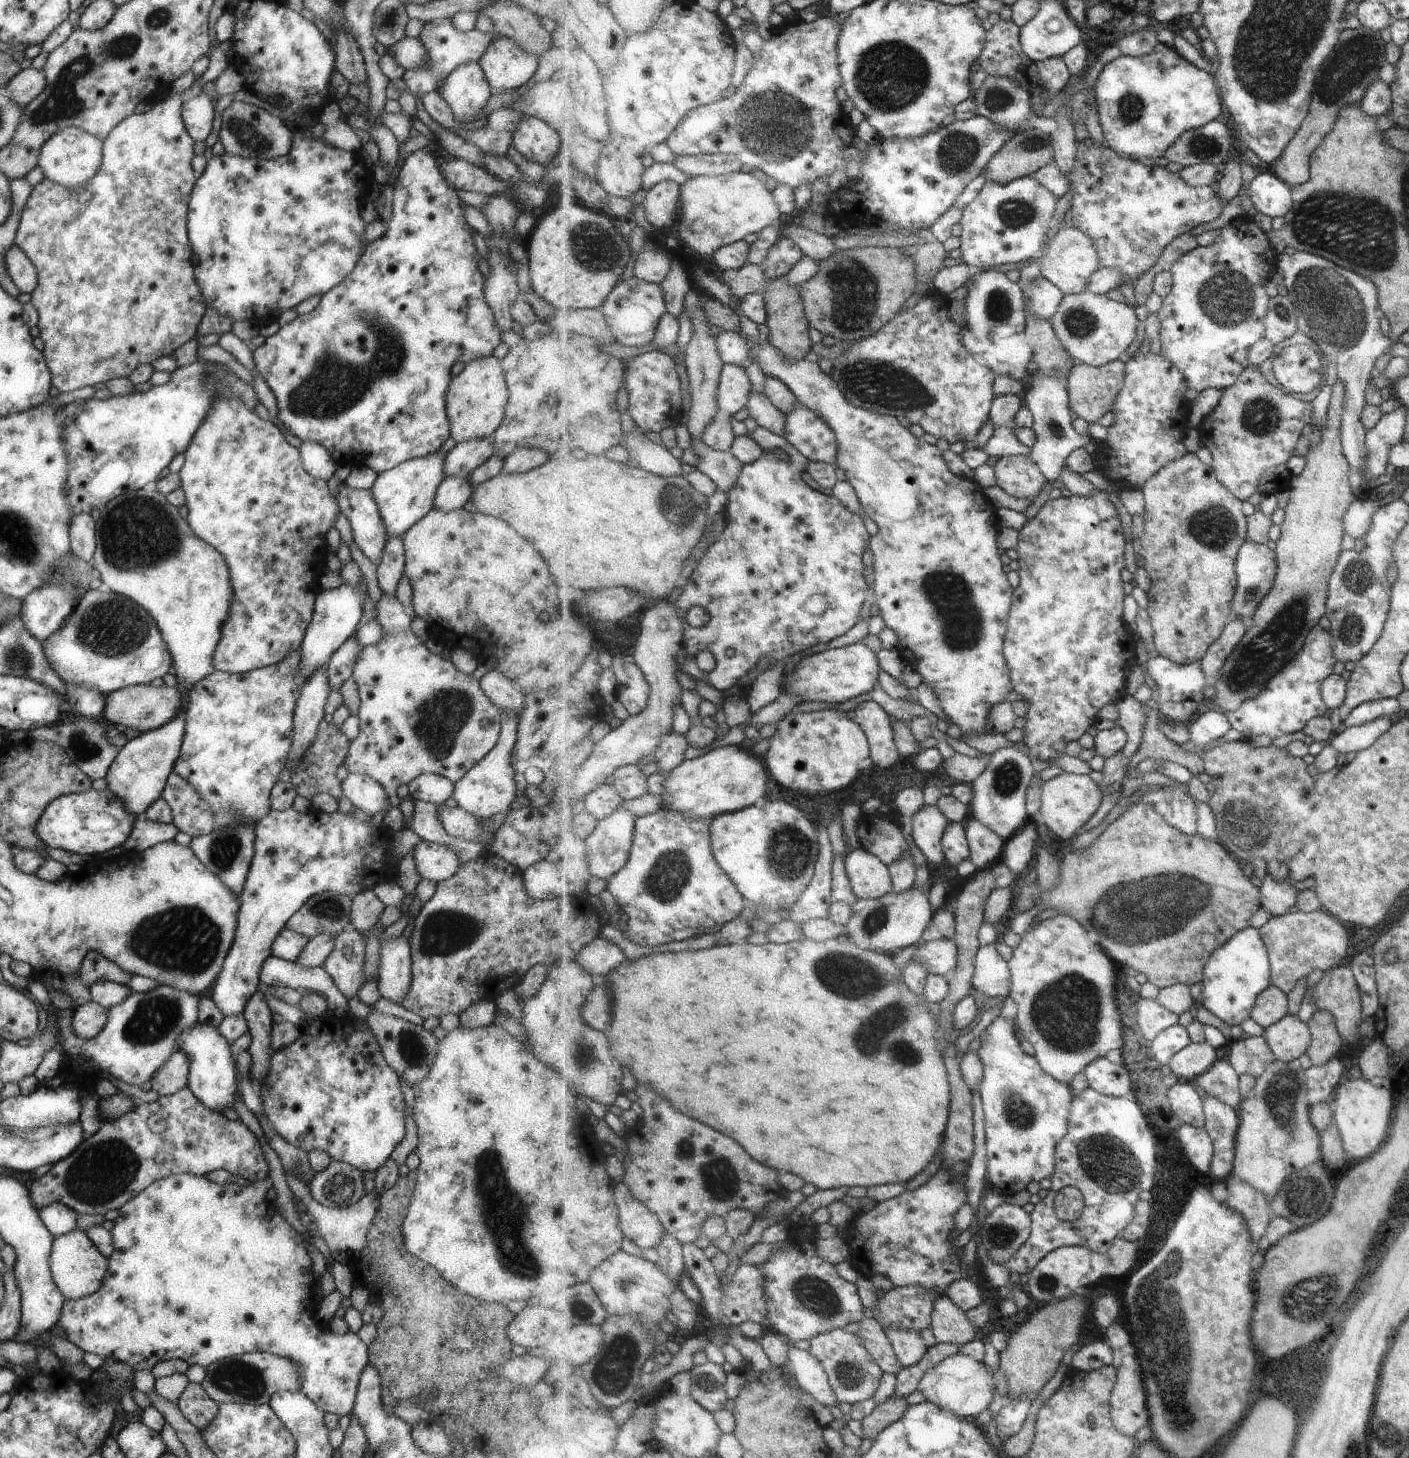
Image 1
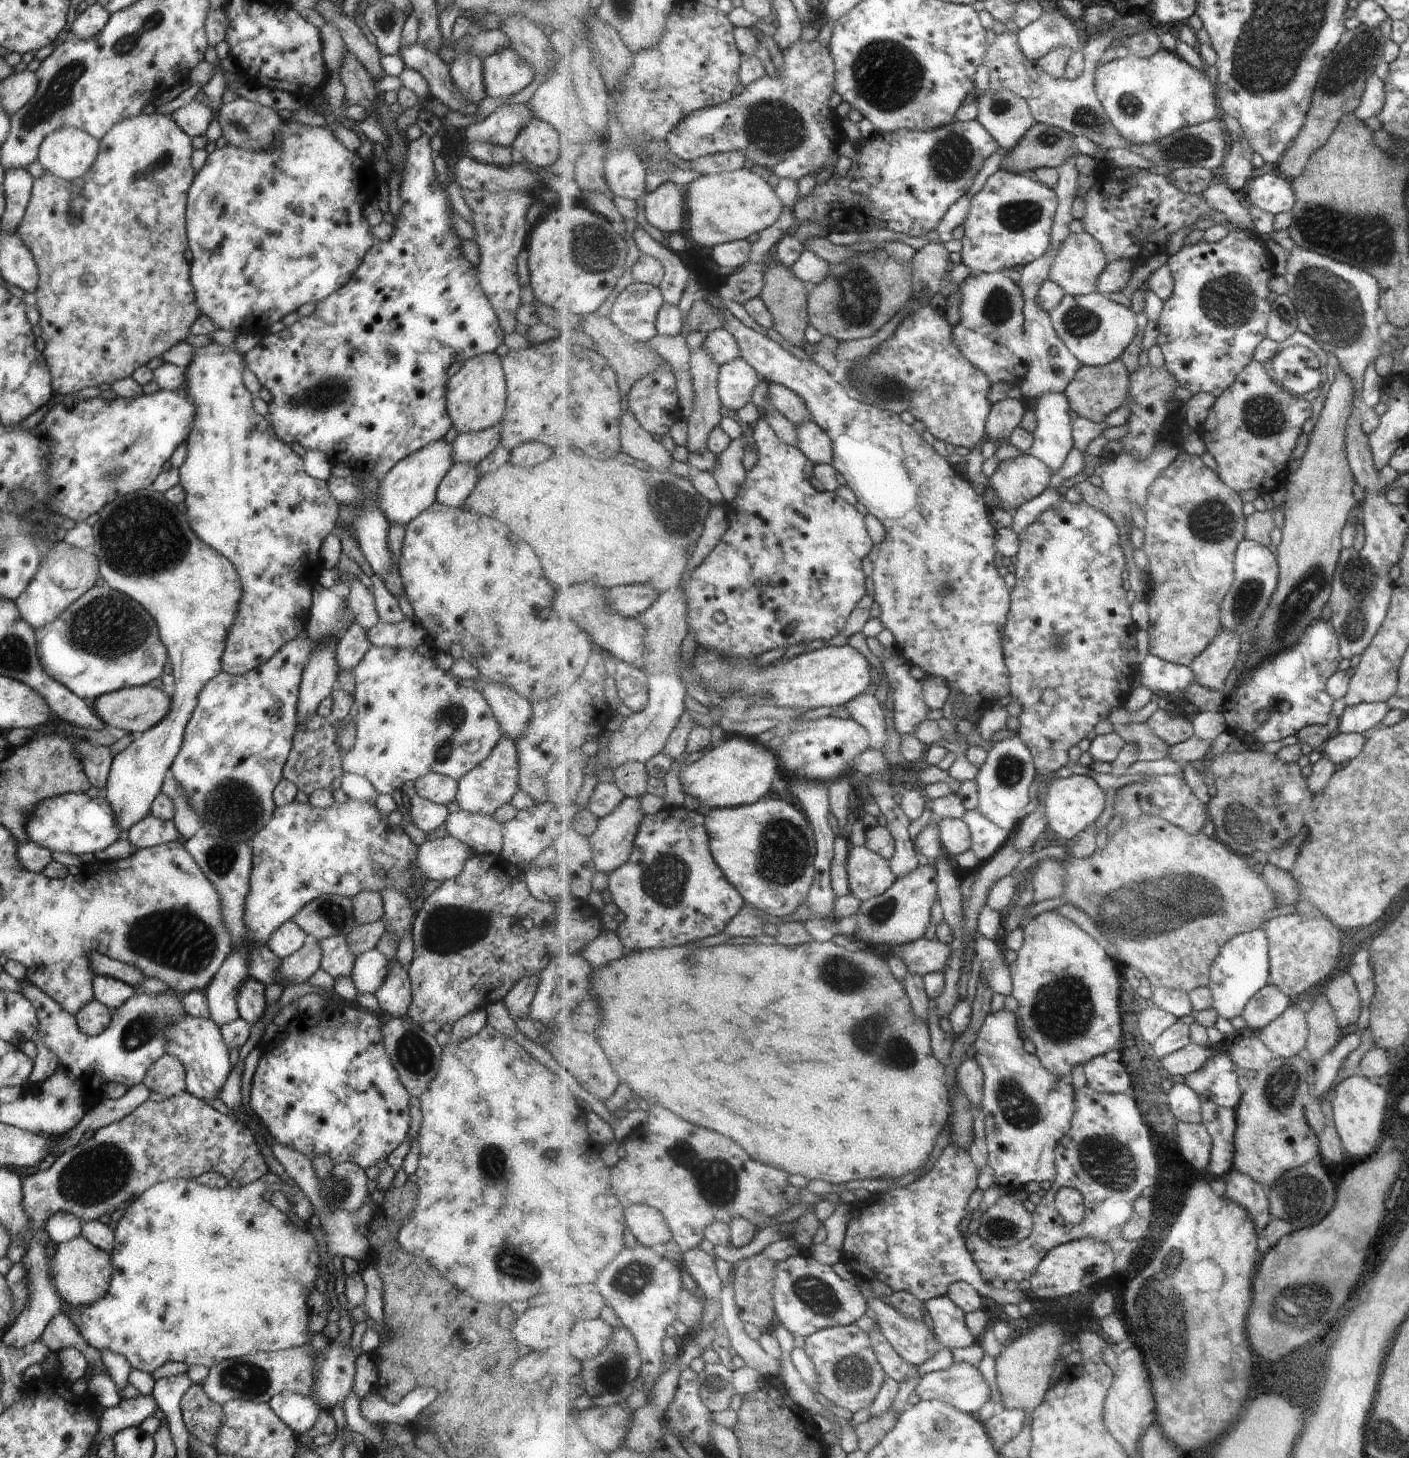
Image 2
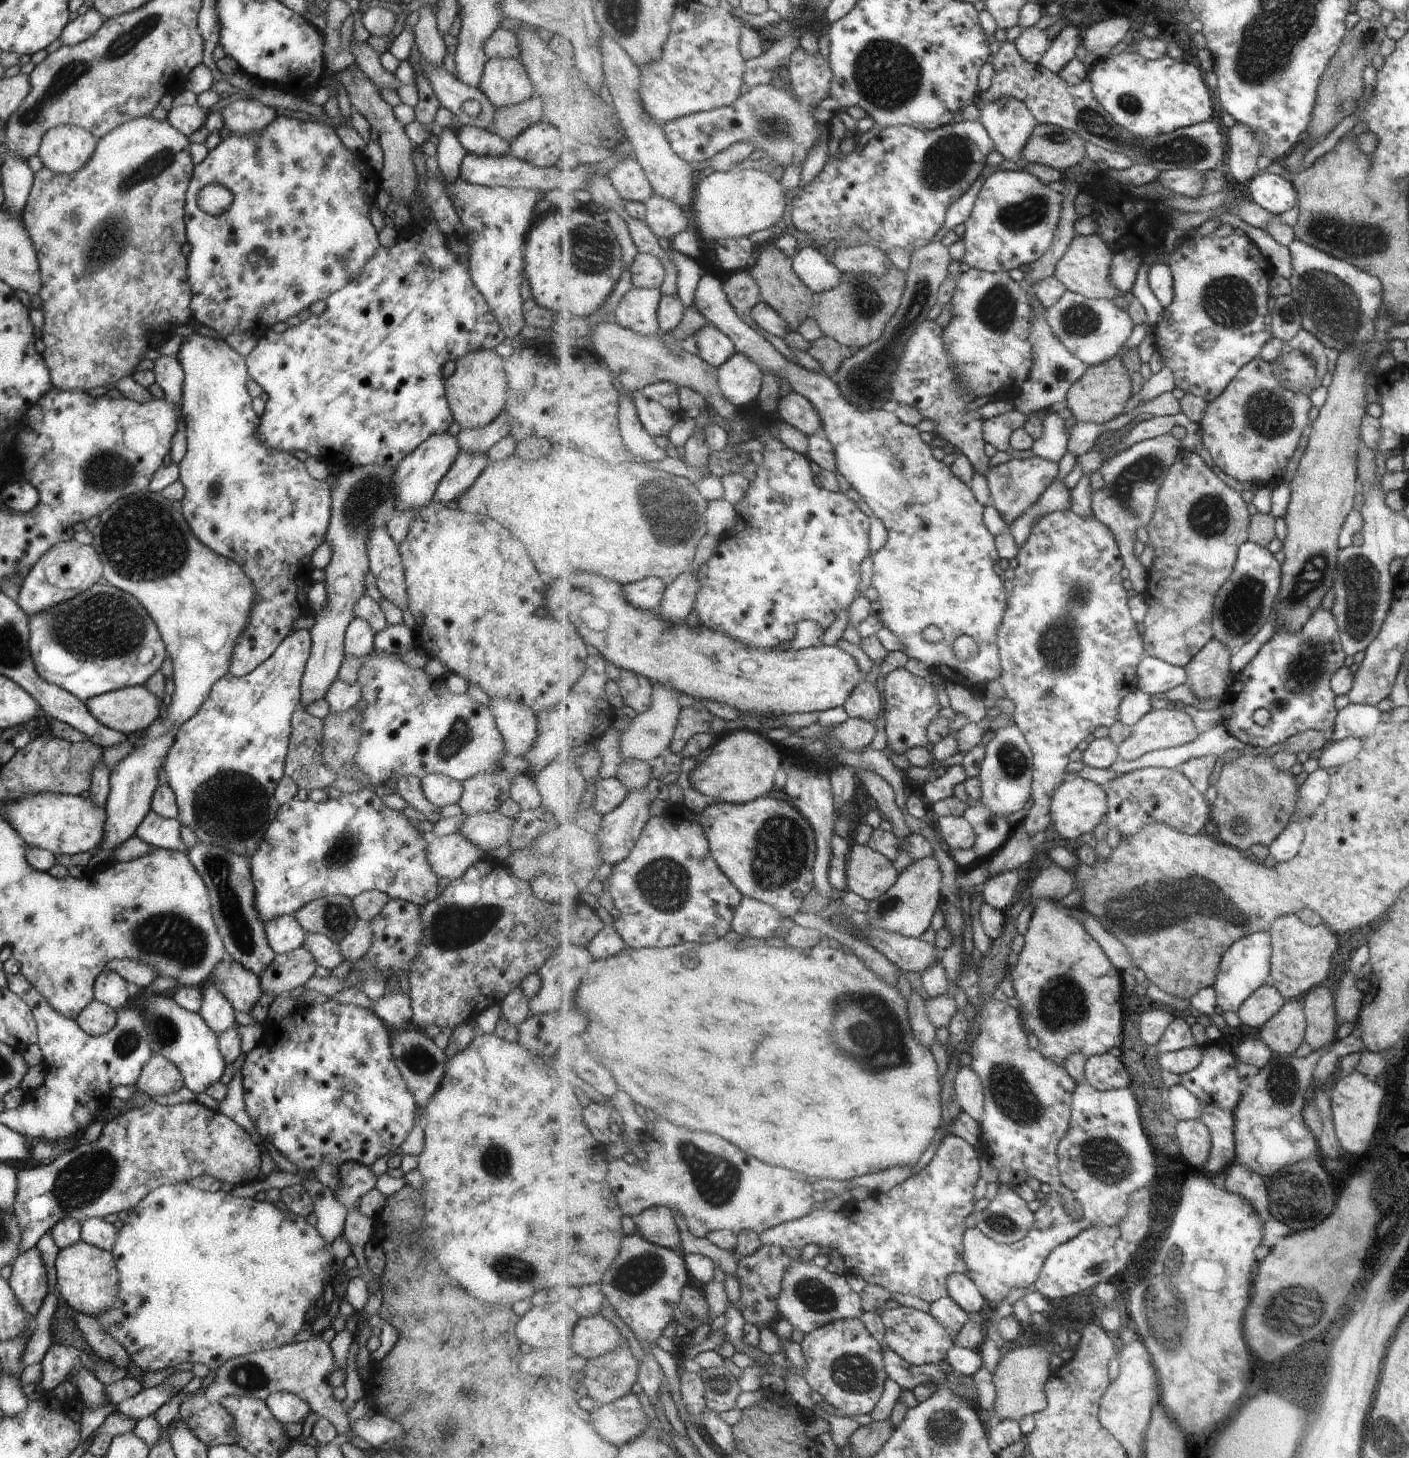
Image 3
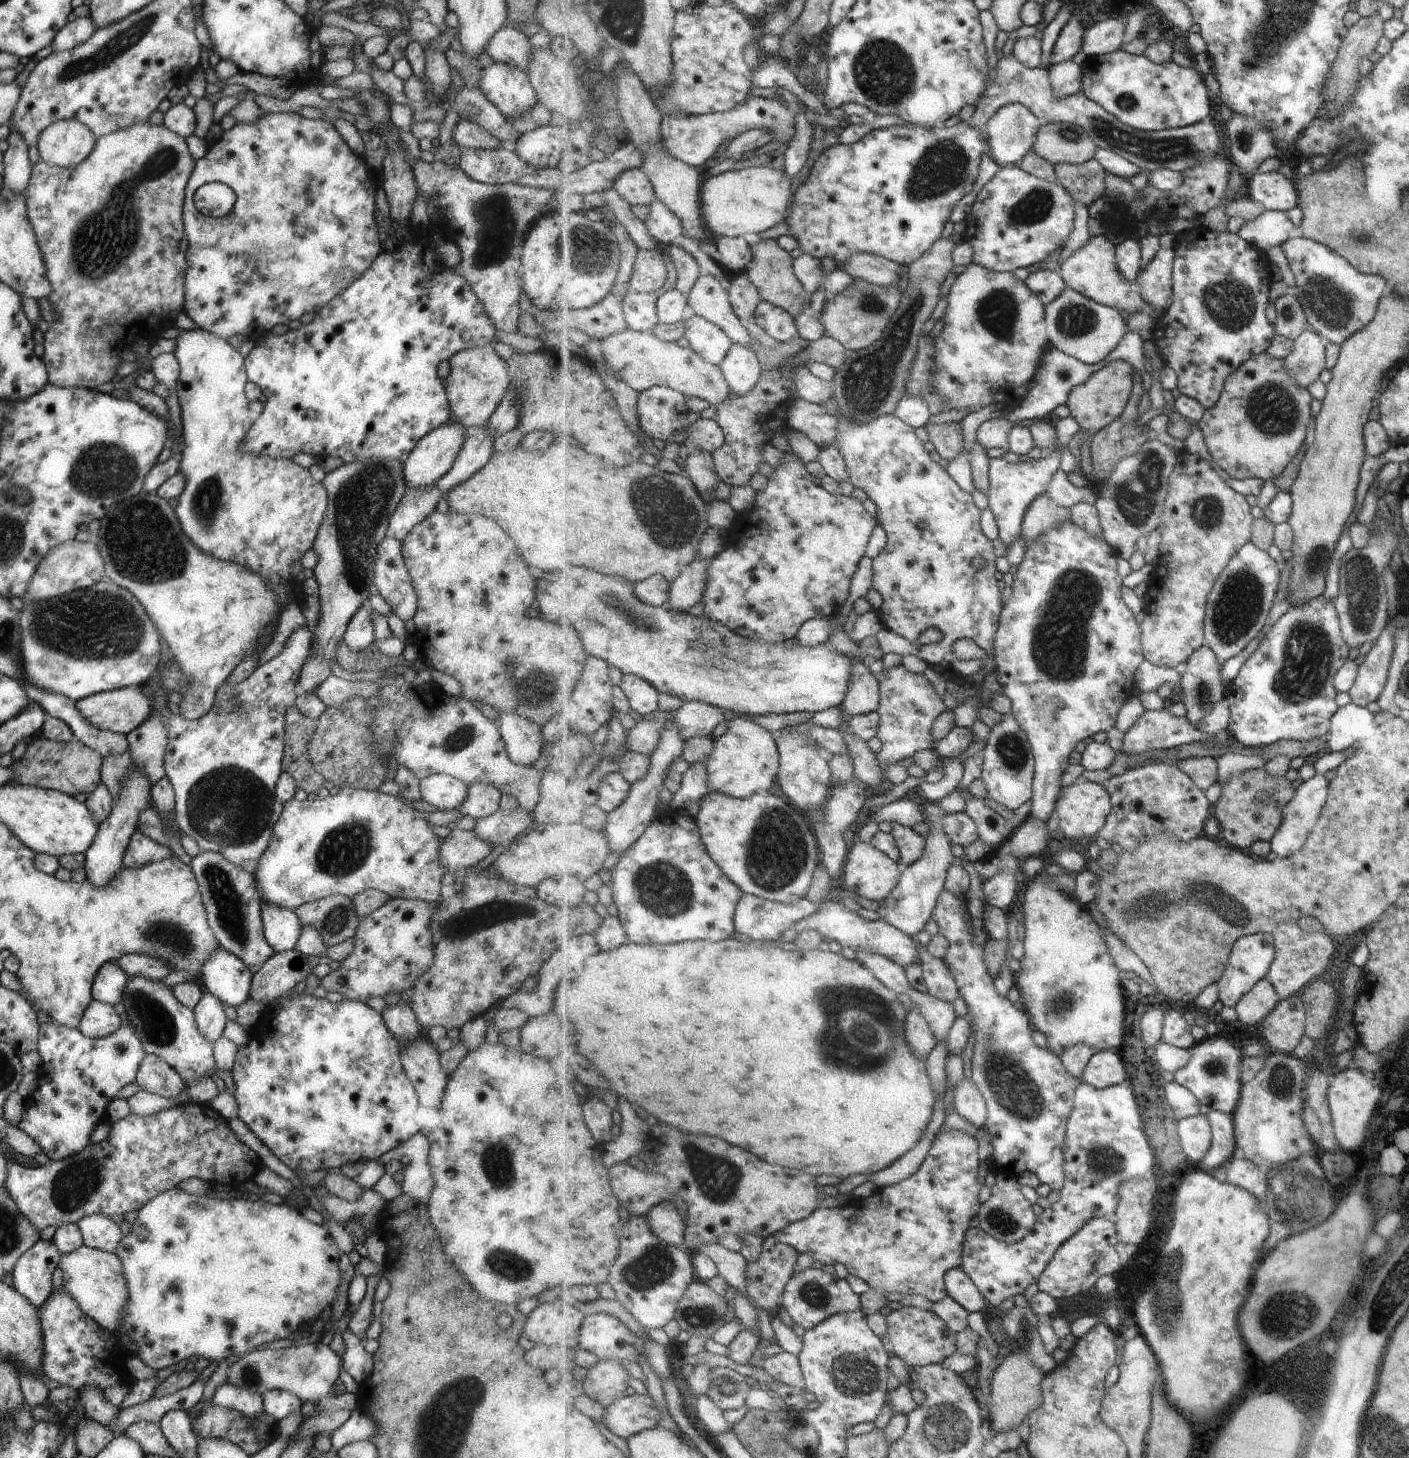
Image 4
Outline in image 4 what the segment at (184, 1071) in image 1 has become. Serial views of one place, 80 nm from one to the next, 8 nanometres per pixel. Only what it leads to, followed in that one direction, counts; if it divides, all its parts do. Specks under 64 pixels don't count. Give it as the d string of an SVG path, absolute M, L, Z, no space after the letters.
M146 1053L134 1074L135 1084L141 1090L162 1096L166 1099L175 1099L182 1091L182 1078L166 1062L158 1056Z

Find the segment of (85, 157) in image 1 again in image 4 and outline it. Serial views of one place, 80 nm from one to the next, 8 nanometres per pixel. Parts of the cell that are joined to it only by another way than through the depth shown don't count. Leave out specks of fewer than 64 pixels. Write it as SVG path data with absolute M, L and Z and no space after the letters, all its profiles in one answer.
M59 119L43 128L35 145L45 164L72 167L93 150L95 139L88 126L75 119Z

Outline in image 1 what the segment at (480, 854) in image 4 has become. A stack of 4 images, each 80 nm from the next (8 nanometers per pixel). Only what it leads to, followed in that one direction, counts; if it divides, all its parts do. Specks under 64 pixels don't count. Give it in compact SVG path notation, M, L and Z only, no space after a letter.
M419 842L412 852L415 870L421 877L434 883L446 880L460 866L457 856L447 848L433 842Z

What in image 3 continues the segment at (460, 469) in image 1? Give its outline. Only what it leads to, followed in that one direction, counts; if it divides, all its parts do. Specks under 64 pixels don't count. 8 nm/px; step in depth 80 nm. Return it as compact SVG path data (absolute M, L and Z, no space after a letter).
M503 408L491 422L477 429L460 429L456 434L456 441L460 451L485 452L494 442L503 435L507 435L510 429L509 417Z

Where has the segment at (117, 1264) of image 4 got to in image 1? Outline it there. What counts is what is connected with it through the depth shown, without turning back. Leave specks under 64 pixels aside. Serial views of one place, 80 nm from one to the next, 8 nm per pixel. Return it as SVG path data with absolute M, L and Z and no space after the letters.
M76 1229L65 1232L61 1236L52 1237L48 1264L53 1283L63 1294L64 1299L77 1300L77 1298L93 1294L101 1286L107 1259L101 1256L84 1232Z

